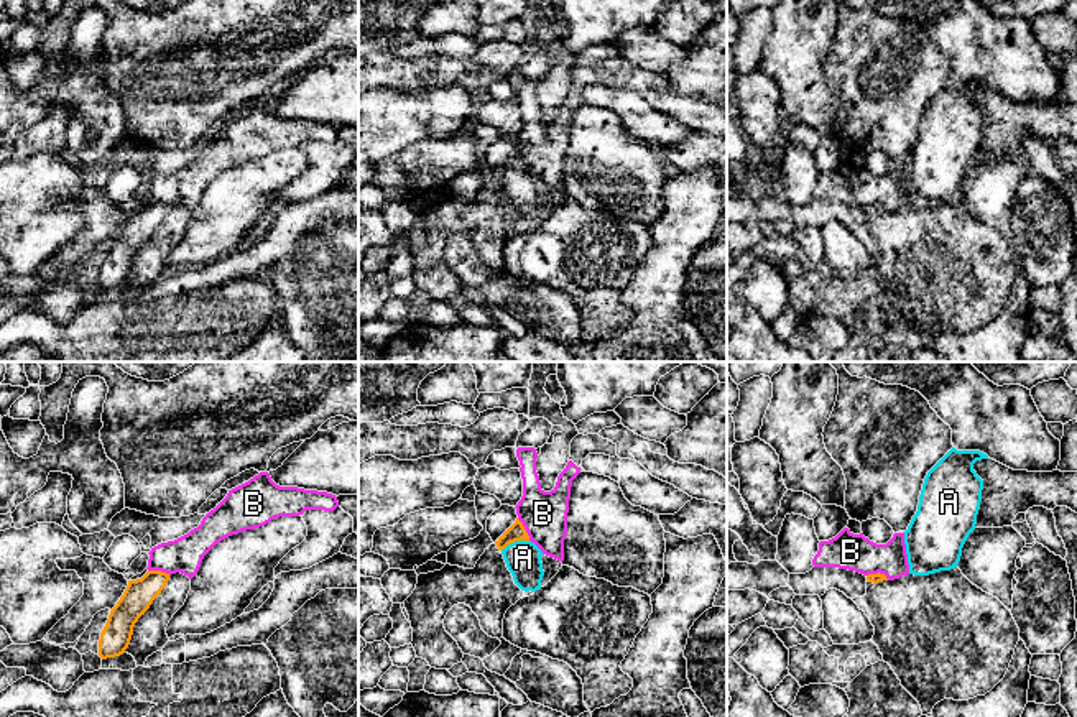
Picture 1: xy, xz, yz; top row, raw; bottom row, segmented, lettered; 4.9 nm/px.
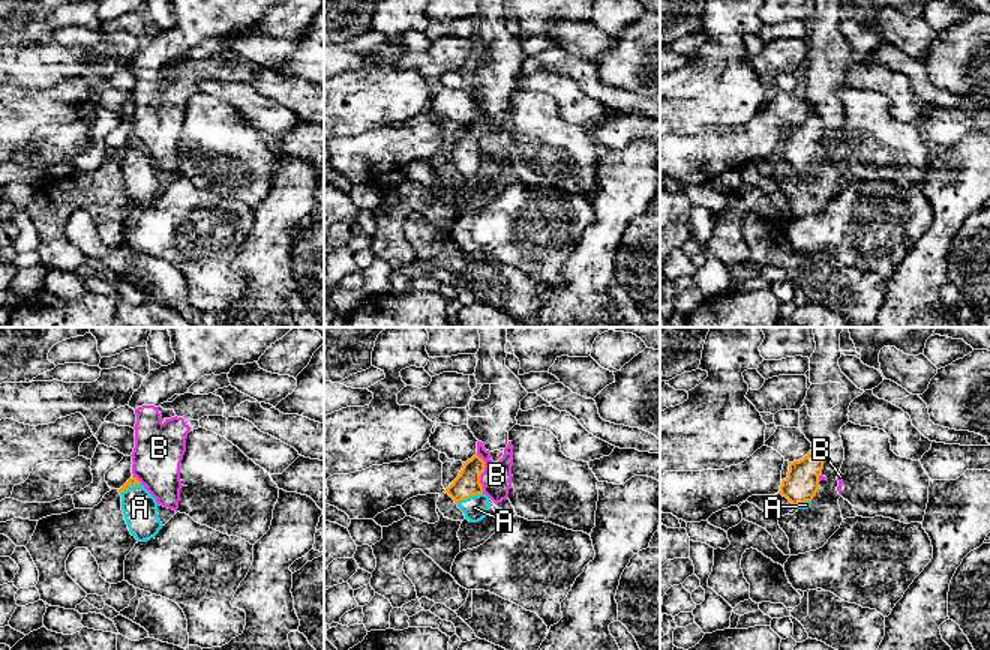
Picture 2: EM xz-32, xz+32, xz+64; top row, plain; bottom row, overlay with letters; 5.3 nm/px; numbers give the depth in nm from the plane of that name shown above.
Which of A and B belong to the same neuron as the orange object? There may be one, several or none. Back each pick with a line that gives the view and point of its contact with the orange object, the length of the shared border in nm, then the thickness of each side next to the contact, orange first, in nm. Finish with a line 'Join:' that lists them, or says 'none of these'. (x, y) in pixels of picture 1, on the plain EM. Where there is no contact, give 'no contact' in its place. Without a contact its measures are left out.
A: meets orange in xz at (513, 173); contact 150 nm long; 90 nm thick on the orange side, 180 nm on the other
Join: A

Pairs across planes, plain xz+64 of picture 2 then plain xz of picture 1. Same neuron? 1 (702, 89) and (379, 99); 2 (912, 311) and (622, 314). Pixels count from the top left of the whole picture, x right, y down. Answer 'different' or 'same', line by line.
1: same
2: different

